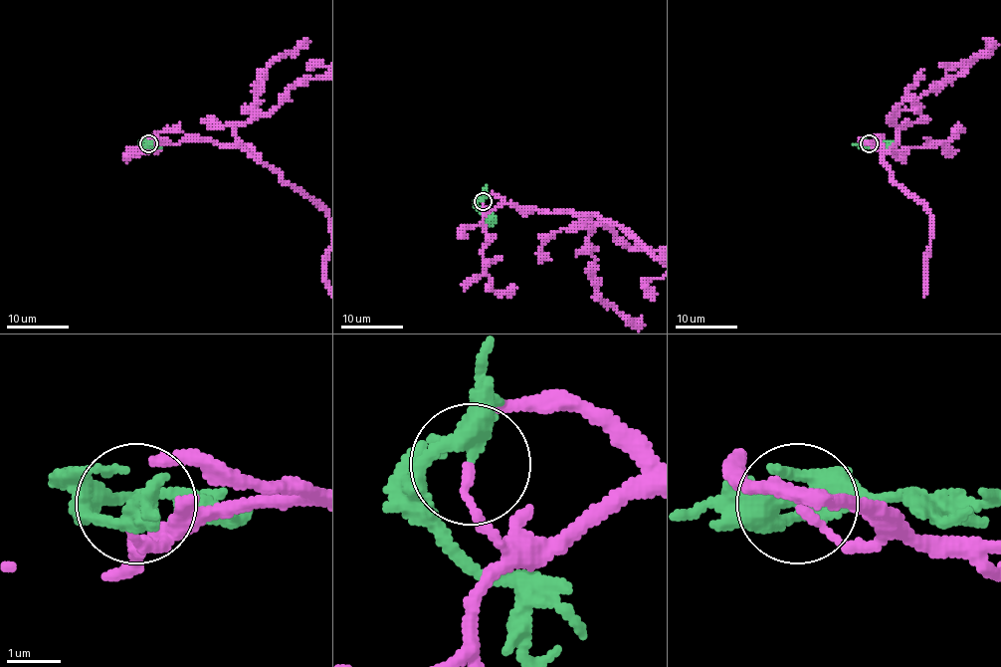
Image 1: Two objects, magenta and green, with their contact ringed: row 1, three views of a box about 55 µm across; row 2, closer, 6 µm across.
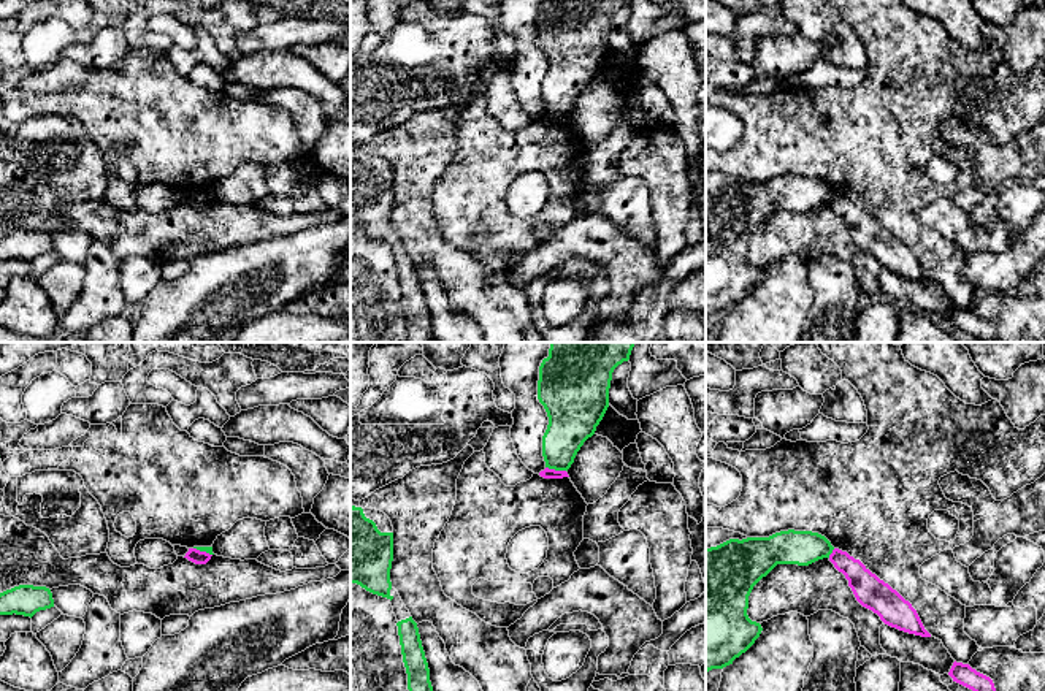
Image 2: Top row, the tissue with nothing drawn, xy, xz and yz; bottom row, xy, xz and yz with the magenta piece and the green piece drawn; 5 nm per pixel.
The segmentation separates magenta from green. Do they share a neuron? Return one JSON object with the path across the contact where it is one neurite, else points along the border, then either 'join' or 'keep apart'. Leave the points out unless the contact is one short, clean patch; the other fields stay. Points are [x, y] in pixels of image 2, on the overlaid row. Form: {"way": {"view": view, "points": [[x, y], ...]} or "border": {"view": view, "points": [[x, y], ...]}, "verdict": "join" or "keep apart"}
{"border": {"view": "xz", "points": [[546, 466], [565, 471]]}, "verdict": "keep apart"}

